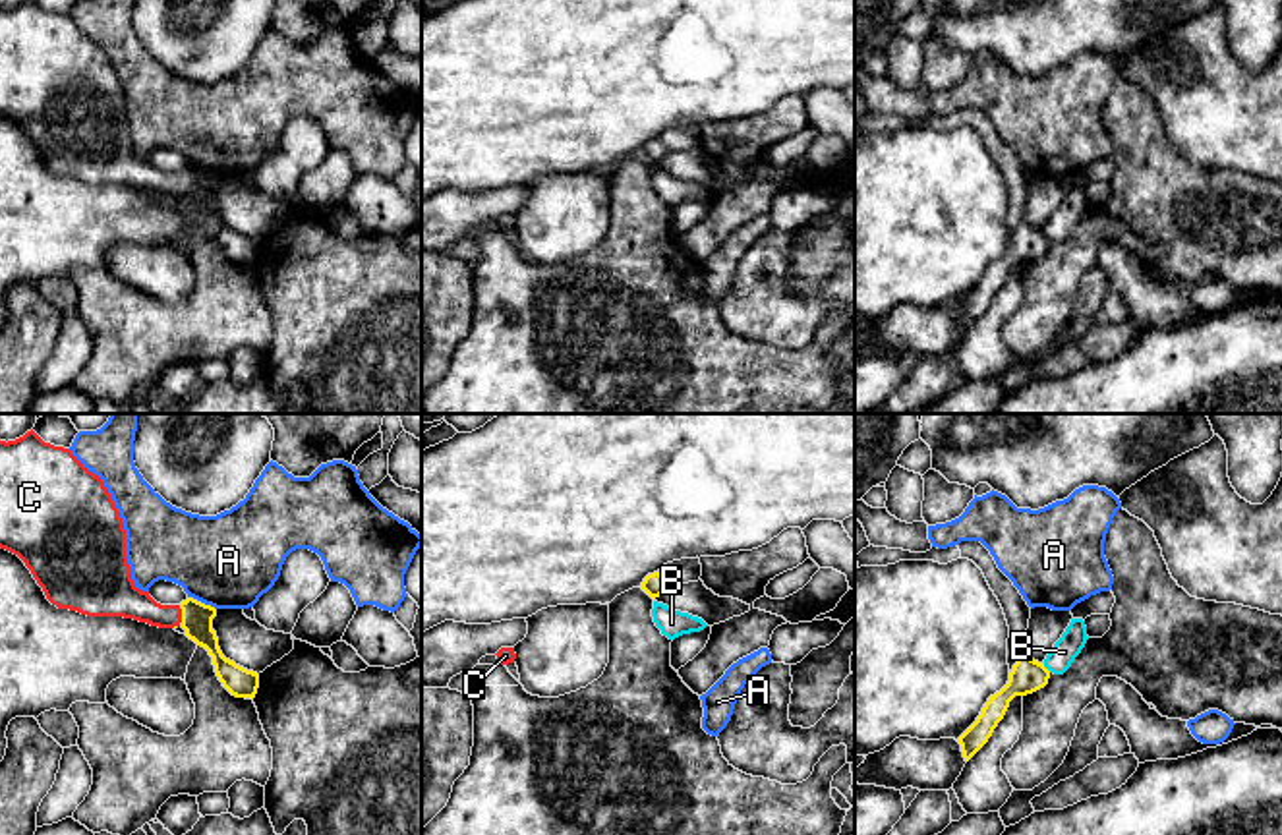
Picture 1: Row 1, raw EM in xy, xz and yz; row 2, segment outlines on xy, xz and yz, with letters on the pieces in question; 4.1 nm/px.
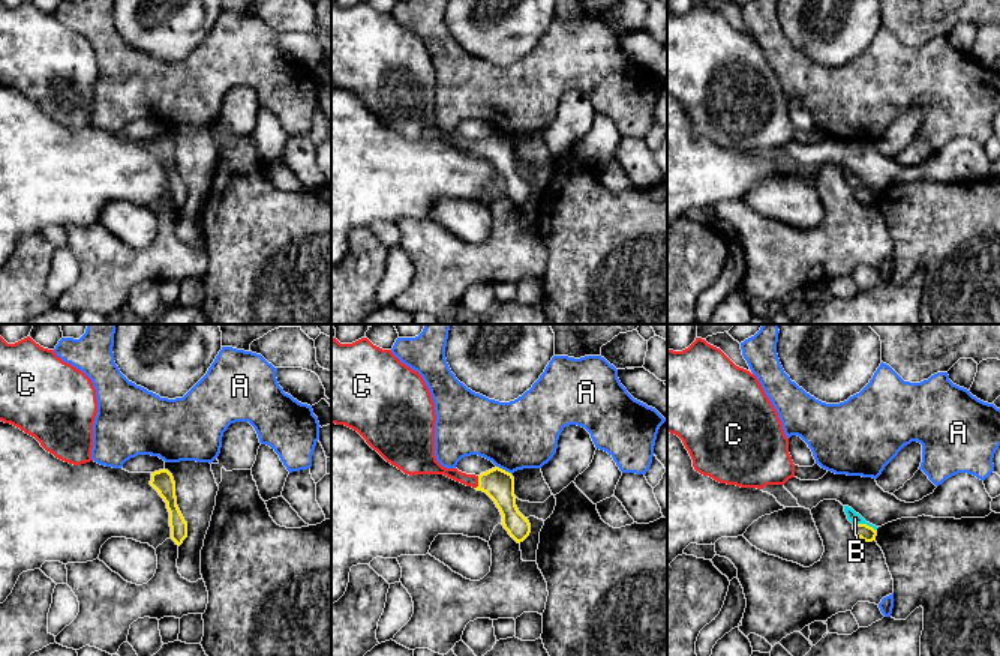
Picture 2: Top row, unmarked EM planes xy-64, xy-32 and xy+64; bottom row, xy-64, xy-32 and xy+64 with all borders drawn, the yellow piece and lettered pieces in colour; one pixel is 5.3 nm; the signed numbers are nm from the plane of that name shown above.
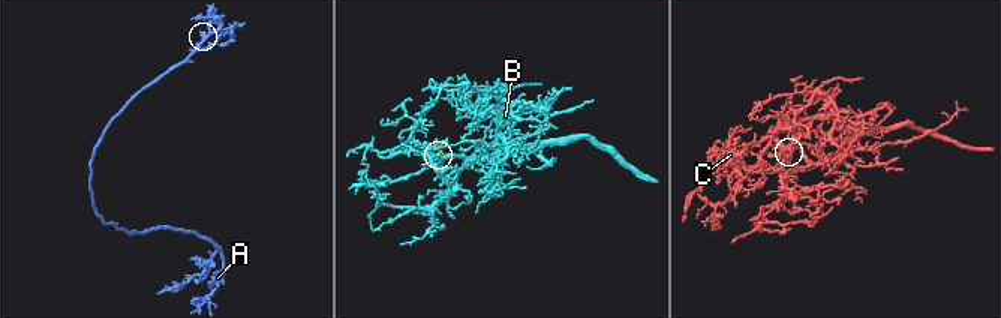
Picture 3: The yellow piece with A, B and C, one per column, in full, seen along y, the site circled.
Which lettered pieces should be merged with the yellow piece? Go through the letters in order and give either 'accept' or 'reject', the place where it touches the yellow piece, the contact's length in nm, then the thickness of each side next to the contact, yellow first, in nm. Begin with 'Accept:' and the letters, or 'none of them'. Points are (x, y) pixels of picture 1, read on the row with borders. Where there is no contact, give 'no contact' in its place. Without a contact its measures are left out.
Accept: C
A: reject; contact xy (200, 602); length 130 nm; calibres 130 and 400 nm
B: reject; contact yz (1045, 667); length 50 nm; calibres 140 and 110 nm
C: accept; contact xy (182, 617); length 100 nm; calibres 130 and 140 nm

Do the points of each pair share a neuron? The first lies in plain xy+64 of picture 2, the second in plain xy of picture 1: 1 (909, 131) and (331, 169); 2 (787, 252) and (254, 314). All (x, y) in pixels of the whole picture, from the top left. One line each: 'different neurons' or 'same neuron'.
1: different neurons
2: same neuron

